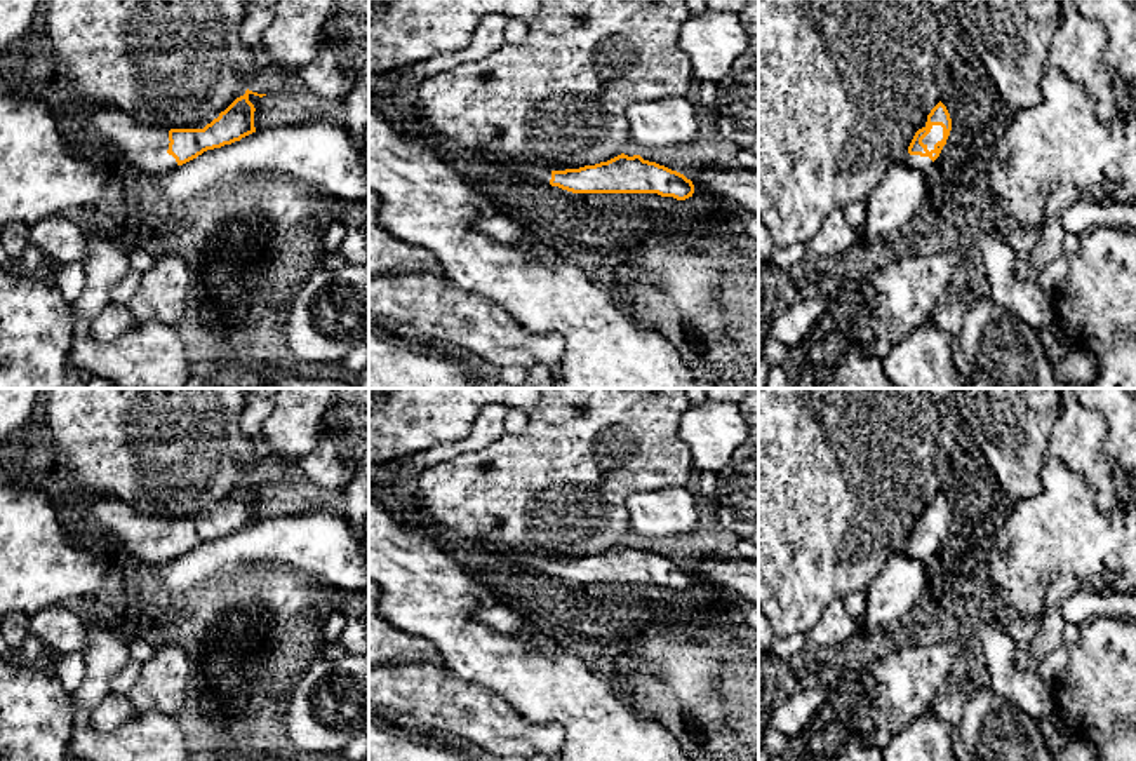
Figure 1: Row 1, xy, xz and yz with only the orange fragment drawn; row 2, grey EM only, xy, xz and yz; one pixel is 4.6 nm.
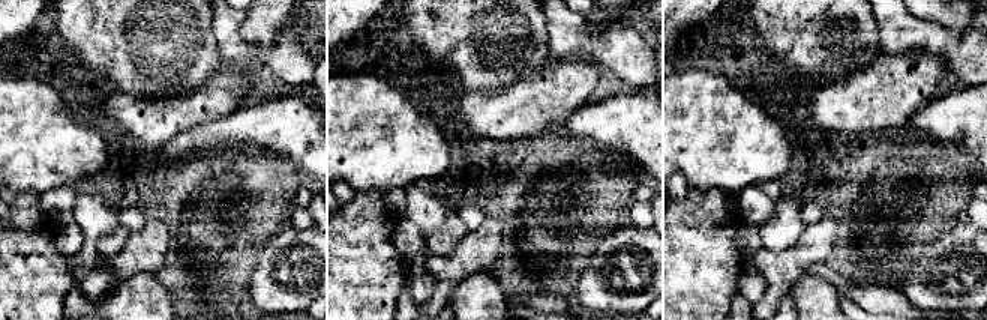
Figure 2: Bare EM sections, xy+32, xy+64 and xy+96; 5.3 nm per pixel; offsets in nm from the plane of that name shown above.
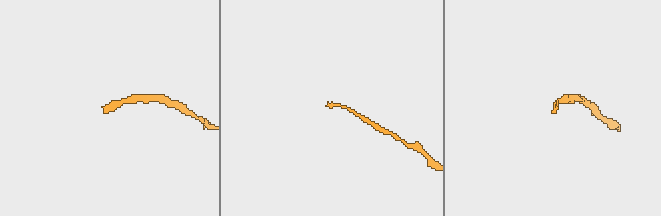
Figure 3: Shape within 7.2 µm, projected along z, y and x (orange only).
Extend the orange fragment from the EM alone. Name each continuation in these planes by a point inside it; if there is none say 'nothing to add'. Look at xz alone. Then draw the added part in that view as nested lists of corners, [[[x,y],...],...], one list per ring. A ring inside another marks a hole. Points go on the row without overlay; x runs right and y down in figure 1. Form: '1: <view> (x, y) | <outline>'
1: xz (545, 565) | [[[471,540],[471,545],[477,547],[477,549],[489,550],[489,552],[498,552],[498,554],[518,557],[518,559],[525,561],[527,564],[532,564],[532,566],[536,566],[536,568],[539,568],[541,571],[546,571],[546,573],[550,573],[550,569],[551,569],[551,559],[517,554],[513,549],[510,549],[505,543],[498,543],[498,542],[491,542],[491,540]]]

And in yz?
1: yz (936, 523) | [[[932,515],[931,522],[922,529],[927,540],[934,540],[934,535],[943,529],[943,517]]]

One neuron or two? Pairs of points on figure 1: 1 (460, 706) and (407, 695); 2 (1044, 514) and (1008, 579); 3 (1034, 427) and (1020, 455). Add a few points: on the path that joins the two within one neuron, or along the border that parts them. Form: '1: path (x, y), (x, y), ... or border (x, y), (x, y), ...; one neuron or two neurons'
1: path (447, 702), (432, 695), (420, 695); one neuron
2: path (1044, 530), (1044, 537), (1022, 563); one neuron
3: path (1027, 434), (1020, 441), (1020, 448); one neuron

